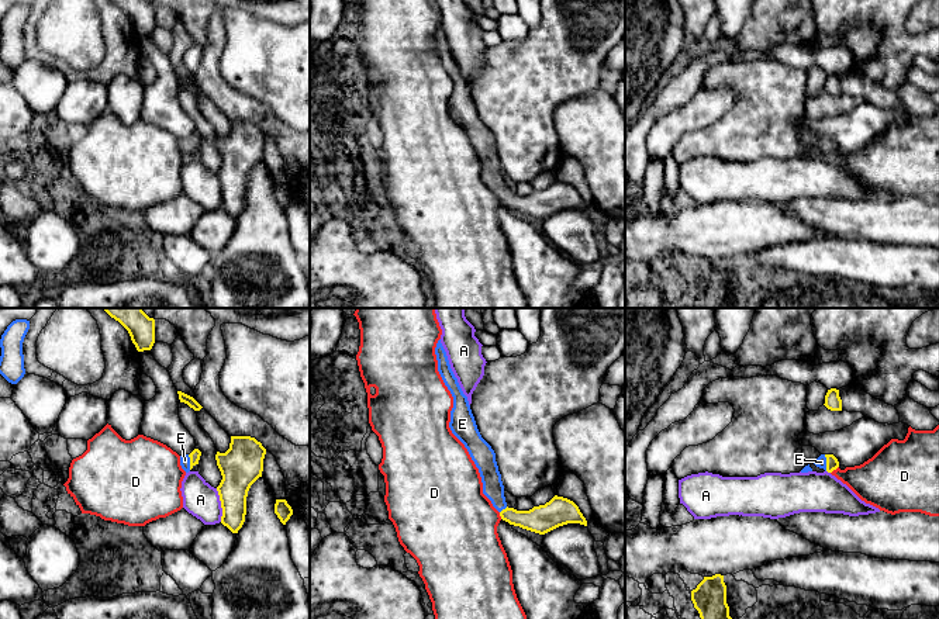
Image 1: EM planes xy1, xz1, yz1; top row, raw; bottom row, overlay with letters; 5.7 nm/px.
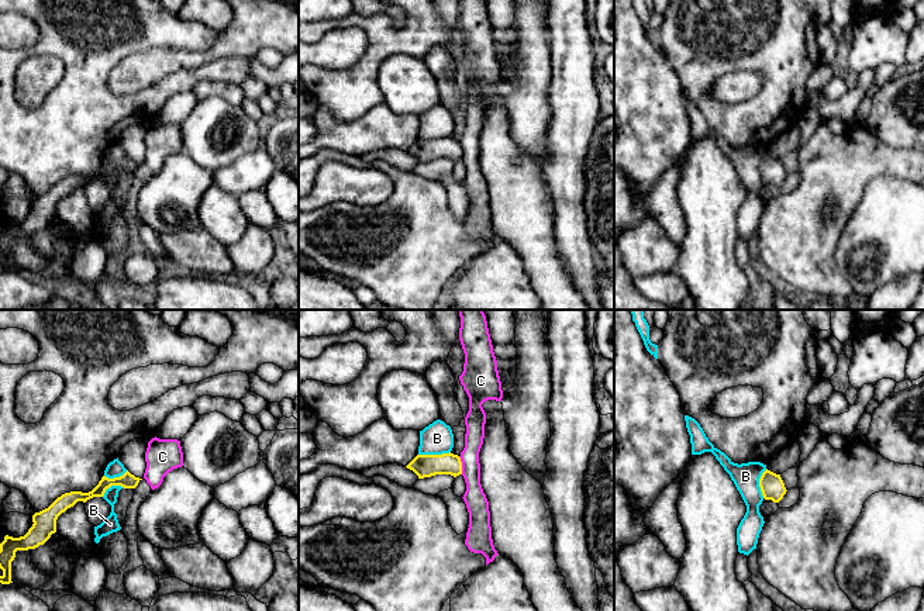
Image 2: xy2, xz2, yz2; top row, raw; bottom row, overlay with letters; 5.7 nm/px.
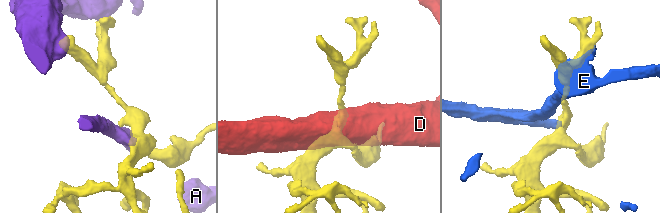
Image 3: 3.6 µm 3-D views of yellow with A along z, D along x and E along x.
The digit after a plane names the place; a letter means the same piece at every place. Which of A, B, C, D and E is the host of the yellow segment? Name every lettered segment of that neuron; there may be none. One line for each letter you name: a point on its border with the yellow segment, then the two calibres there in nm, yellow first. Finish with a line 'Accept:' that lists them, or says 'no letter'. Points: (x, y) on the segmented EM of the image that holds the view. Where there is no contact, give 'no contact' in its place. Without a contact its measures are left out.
E: meets yellow in yz1 at (827, 463); 70 nm thick on the yellow side, 60 nm on the other
Accept: E

